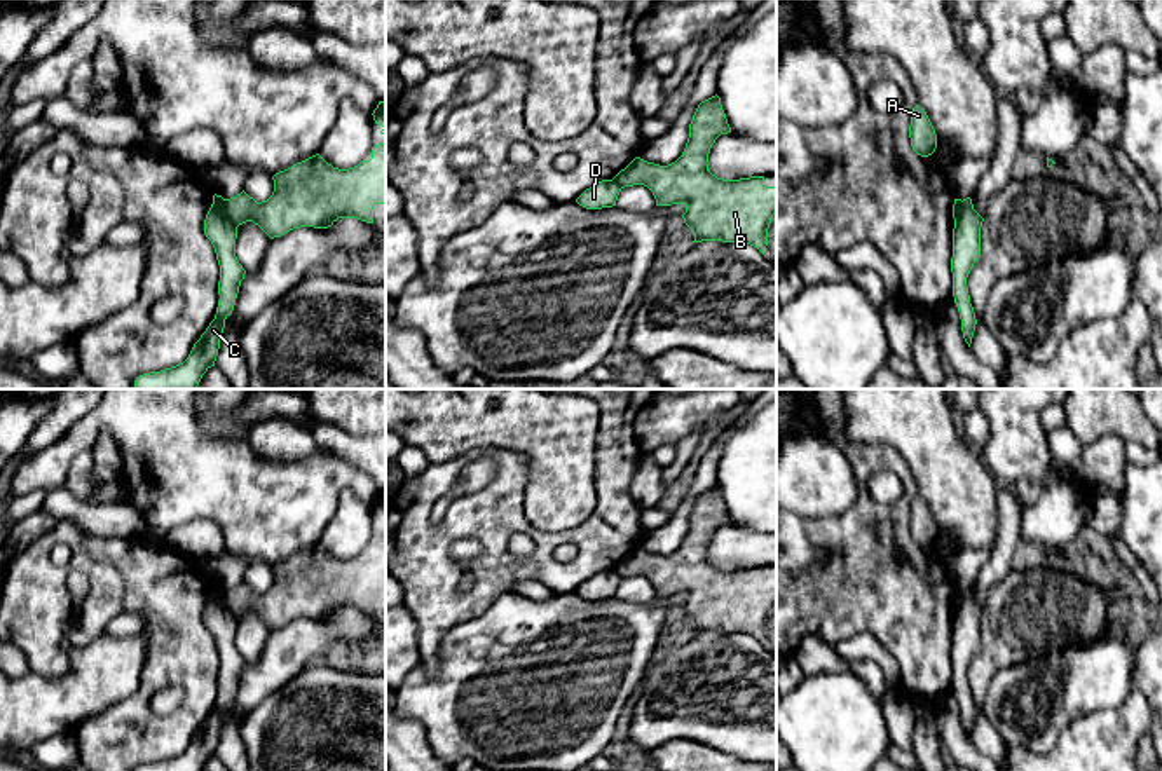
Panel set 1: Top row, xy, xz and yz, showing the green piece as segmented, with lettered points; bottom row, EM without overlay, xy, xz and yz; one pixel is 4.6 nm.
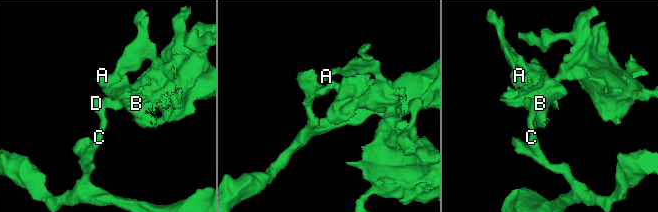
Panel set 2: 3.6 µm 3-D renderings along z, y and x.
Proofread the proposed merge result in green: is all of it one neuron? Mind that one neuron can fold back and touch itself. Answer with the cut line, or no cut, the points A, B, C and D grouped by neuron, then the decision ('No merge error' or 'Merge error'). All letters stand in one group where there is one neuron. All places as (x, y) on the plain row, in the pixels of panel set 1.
Split along xy (224, 590), (224, 600), (238, 616). Groups: A B / C D. Merge error

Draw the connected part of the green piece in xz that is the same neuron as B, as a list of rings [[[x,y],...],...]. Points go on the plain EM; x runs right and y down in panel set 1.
[[[715,485],[701,492],[689,515],[689,529],[682,546],[668,555],[660,556],[635,548],[614,570],[625,577],[647,577],[656,597],[684,595],[684,614],[694,623],[693,633],[722,631],[747,633],[762,645],[768,637],[768,619],[776,604],[776,577],[764,577],[764,567],[750,567],[740,570],[722,570],[708,562],[708,544],[721,525],[731,523],[721,488]]]

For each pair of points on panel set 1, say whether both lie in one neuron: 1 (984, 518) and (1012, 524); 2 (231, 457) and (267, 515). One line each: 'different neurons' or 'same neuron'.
1: different neurons
2: same neuron

